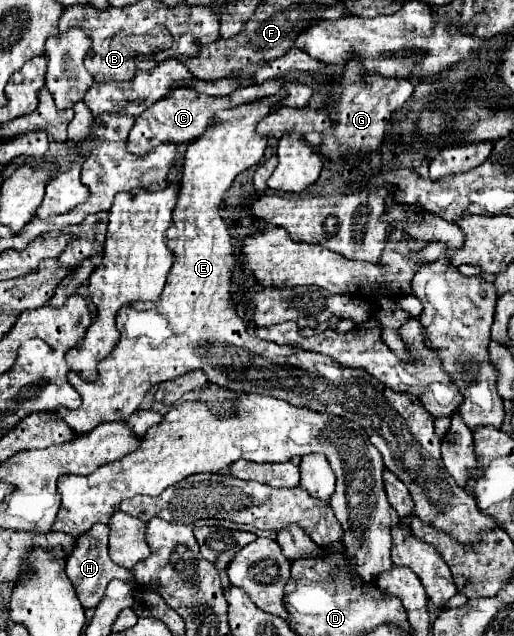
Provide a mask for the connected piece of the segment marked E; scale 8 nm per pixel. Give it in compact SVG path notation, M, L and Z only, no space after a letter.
M285 90L277 92L275 96L261 98L231 110L217 110L211 128L189 144L185 152L181 190L173 210L173 224L165 232L165 238L169 240L167 246L173 252L173 264L161 296L155 302L127 304L117 312L115 322L117 322L117 330L121 332L121 338L119 344L113 348L113 352L97 364L97 380L87 382L77 372L73 370L69 372L69 382L81 394L83 400L81 406L75 410L55 408L51 410L51 414L63 420L73 432L89 434L95 426L103 422L125 420L129 414L133 414L139 408L145 392L153 384L161 384L165 380L177 378L189 370L203 370L211 384L221 384L223 388L235 392L281 398L293 406L305 406L315 412L327 412L357 422L369 434L371 444L381 452L385 468L391 470L407 486L411 500L415 502L415 516L451 534L461 544L477 544L479 532L493 530L497 528L497 524L493 522L493 518L481 514L471 494L455 486L457 482L445 470L441 460L441 438L433 432L435 418L425 410L425 406L415 396L393 392L377 378L373 378L369 372L345 368L329 356L309 352L303 348L279 346L275 342L259 340L247 332L245 320L241 320L235 312L235 304L231 302L231 294L229 294L229 280L231 280L231 270L235 266L235 256L231 250L229 230L219 216L219 204L223 202L223 194L231 186L235 176L261 162L263 152L267 148L267 138L263 134L257 134L255 128L269 114L269 110L275 104L279 104L283 98L285 98Z

